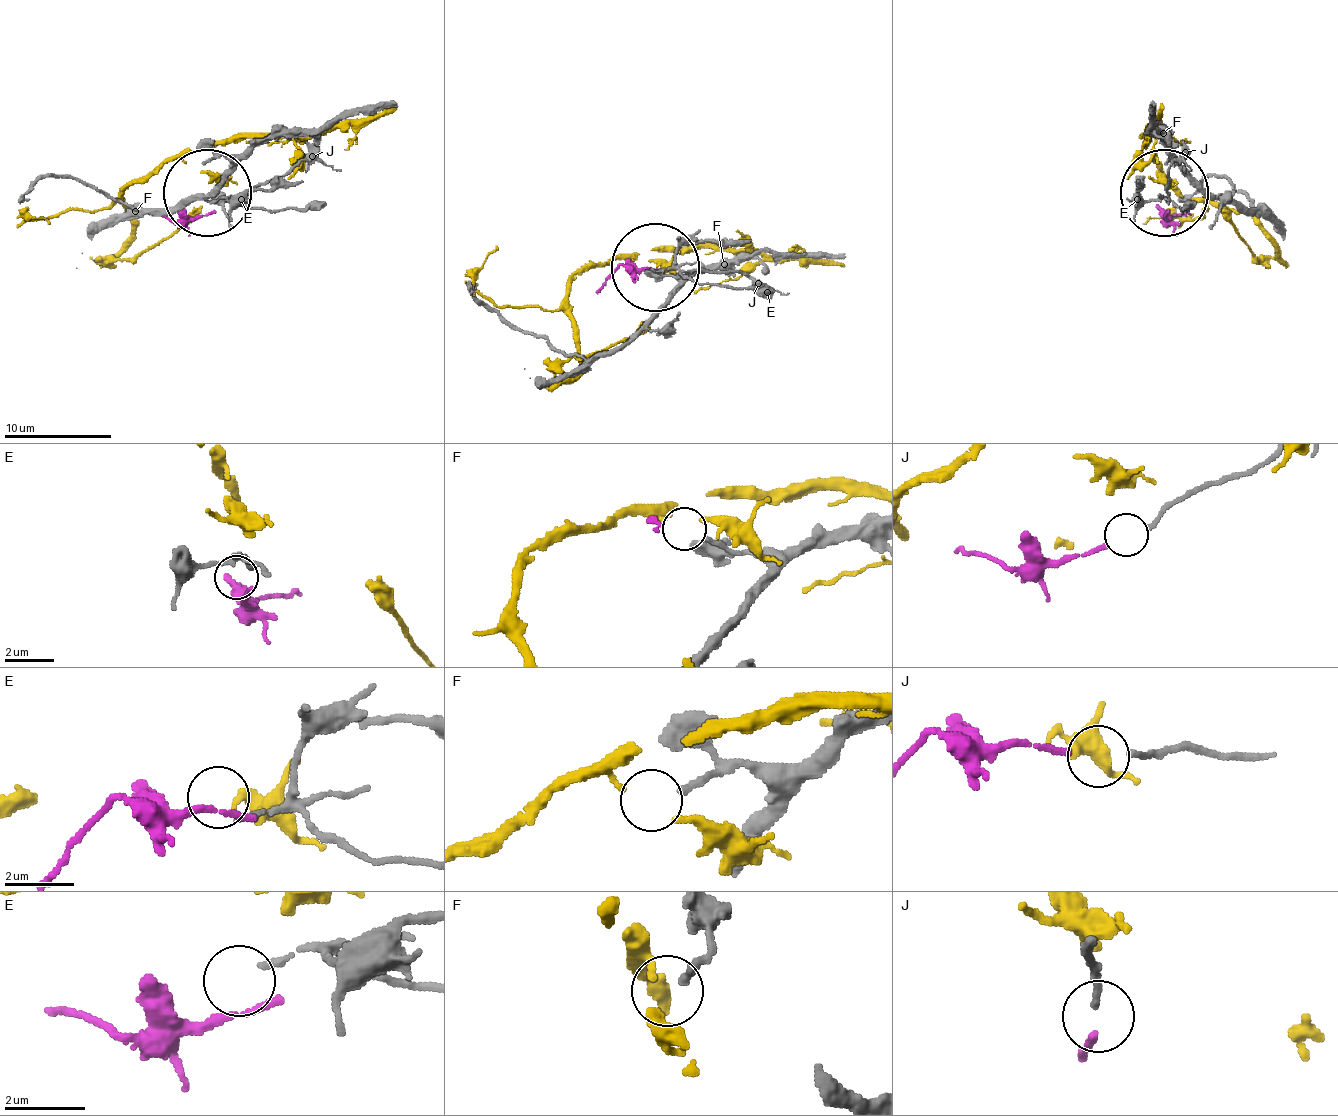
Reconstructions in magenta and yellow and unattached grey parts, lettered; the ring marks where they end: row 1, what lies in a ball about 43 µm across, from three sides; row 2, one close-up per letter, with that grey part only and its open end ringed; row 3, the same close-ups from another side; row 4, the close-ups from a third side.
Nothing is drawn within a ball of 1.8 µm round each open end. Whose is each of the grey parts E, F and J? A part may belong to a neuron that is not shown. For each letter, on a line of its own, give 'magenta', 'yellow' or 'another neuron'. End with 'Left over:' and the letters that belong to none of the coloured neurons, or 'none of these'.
E: another neuron
F: another neuron
J: magenta
Left over: E, F

